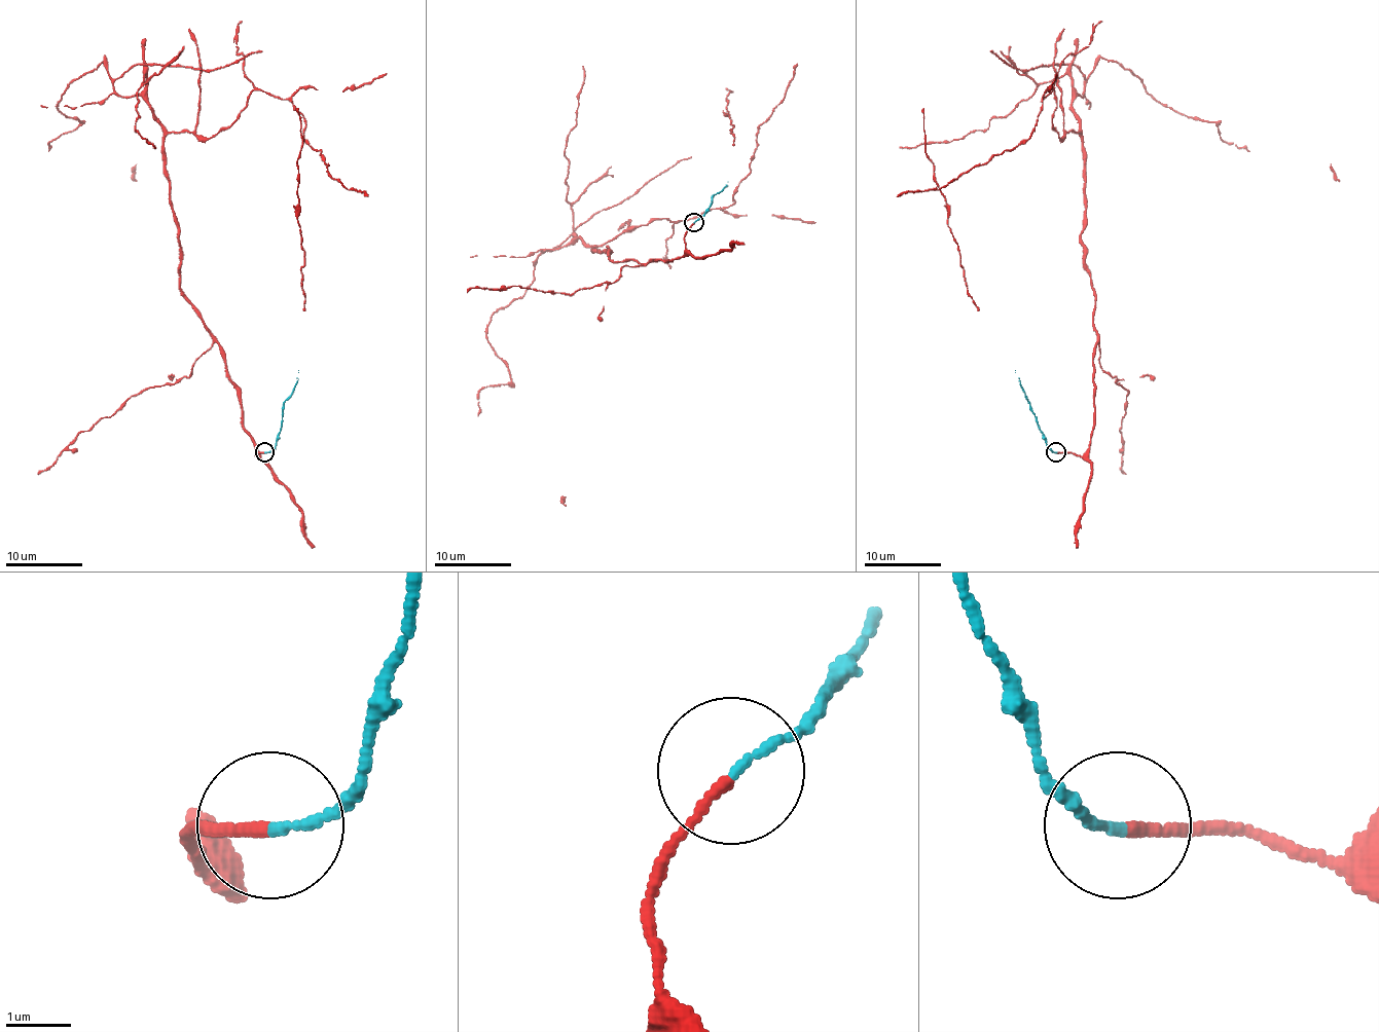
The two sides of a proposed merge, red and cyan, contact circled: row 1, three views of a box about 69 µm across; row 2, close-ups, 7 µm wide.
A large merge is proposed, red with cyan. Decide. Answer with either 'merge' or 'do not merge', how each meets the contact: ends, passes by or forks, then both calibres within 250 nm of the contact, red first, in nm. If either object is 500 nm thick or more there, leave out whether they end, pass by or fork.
merge | red ends | cyan ends | 170/140 nm

